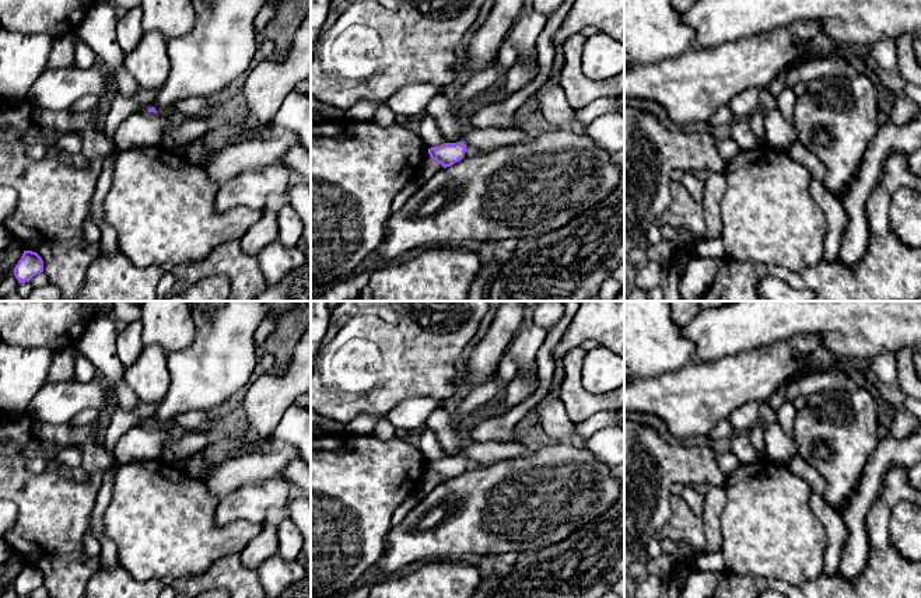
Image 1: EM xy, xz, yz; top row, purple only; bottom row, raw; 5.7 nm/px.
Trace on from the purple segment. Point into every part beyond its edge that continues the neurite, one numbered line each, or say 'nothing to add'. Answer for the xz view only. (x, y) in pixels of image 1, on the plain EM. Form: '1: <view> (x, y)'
nothing to add

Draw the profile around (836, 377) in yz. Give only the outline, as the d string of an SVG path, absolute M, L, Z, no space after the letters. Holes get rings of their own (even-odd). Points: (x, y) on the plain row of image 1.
M833 366L822 373L809 374L792 384L787 389L787 402L794 402L796 398L808 398L812 394L830 391L830 389L844 389L851 385L847 370L840 366Z

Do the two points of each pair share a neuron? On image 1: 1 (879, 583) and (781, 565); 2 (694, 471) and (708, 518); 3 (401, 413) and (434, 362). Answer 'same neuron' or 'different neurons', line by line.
1: different neurons
2: different neurons
3: different neurons

